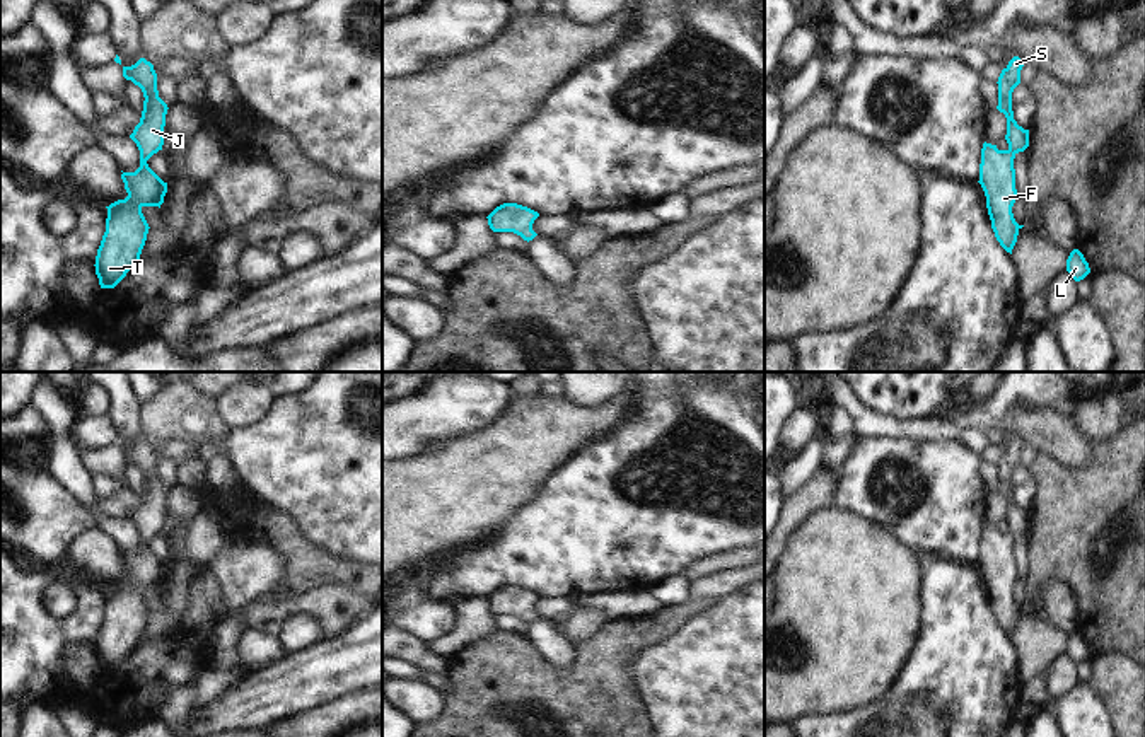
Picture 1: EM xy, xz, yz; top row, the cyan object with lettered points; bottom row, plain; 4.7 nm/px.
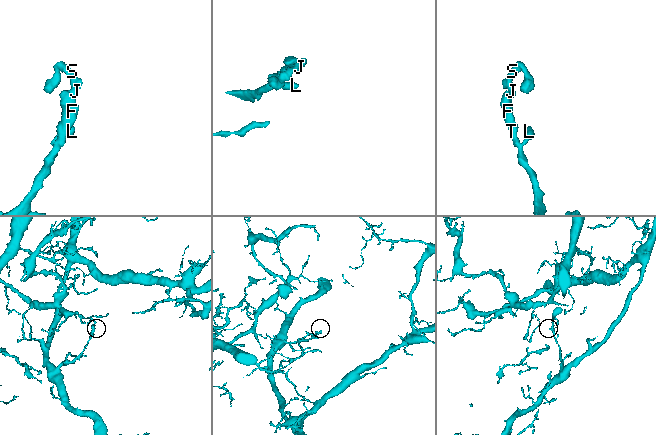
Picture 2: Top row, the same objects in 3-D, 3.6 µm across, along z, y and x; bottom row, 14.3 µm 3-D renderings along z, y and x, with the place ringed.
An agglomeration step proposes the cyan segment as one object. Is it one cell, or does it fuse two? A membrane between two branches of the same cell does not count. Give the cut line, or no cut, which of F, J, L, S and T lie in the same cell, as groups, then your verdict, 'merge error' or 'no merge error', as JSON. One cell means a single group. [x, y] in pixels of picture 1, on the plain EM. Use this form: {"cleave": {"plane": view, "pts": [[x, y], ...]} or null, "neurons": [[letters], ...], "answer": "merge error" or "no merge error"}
{"cleave": null, "neurons": [["F", "J", "L", "S", "T"]], "answer": "no merge error"}

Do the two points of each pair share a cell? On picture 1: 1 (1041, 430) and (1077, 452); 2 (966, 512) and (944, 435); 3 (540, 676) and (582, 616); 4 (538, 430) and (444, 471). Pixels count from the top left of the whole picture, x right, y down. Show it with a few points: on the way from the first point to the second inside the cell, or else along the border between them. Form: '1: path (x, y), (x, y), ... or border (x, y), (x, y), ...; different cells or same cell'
1: path (1050, 432), (1069, 447); same cell
2: border (906, 437), (958, 442), (980, 456); different cells
3: border (606, 620), (574, 645); different cells
4: path (514, 454), (494, 471), (468, 471); same cell

